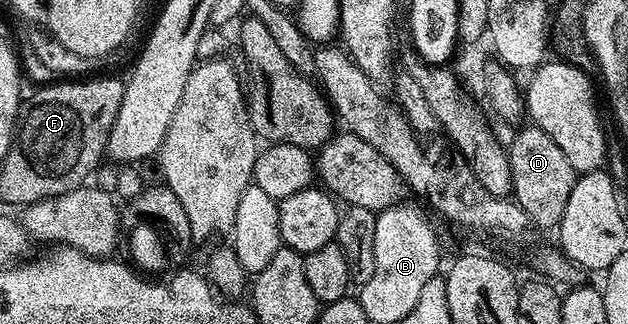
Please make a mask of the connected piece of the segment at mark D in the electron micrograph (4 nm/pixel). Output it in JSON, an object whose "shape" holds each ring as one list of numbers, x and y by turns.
{"shape":[[533,123,519,128,508,148,511,165,511,187,513,200,528,215,531,226,542,229,557,230,560,219,564,219,564,207,568,207,568,195,572,195,572,187,578,182,579,173,568,163,564,151,552,140,548,131,540,131]]}

